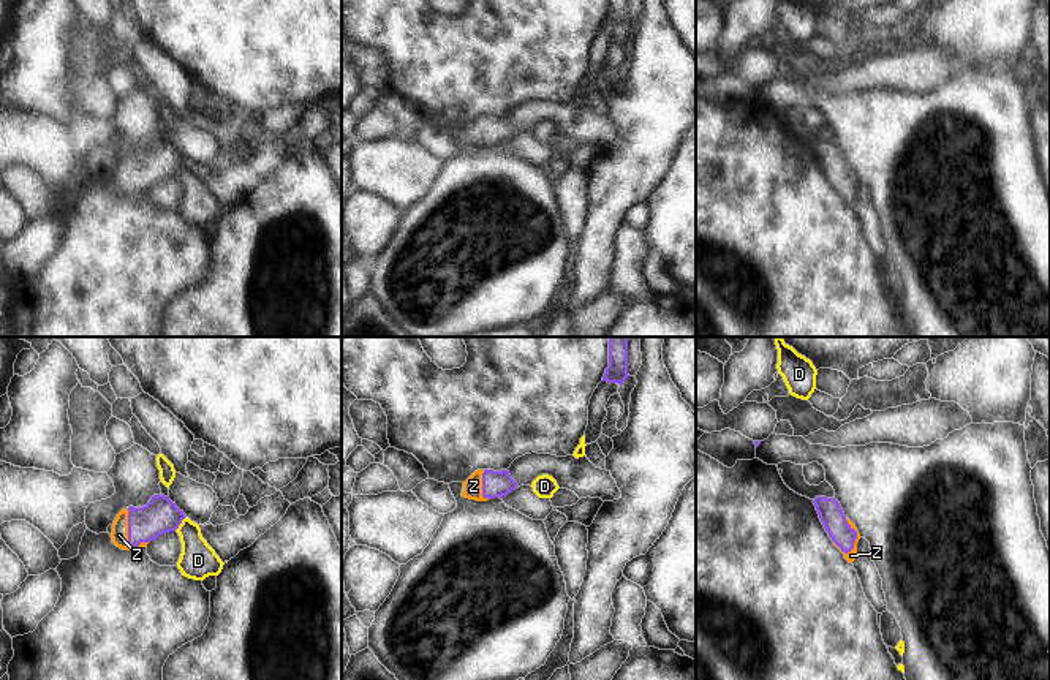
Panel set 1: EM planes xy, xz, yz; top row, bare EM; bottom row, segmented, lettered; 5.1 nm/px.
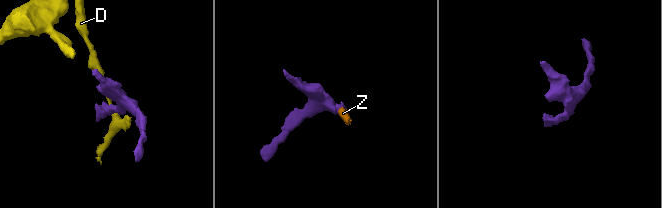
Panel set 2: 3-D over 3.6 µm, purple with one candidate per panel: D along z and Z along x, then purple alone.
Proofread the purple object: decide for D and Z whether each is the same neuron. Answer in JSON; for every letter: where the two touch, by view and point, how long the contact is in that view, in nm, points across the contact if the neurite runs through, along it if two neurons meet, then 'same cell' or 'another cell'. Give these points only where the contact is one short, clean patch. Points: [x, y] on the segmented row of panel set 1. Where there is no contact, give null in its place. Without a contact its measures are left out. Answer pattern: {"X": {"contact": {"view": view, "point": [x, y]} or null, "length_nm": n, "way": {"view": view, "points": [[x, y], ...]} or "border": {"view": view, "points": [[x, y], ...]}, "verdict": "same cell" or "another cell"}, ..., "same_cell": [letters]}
{"D": {"contact": {"view": "xy", "point": [181, 522]}, "length_nm": 100, "border": {"view": "xy", "points": [[185, 516], [174, 530]]}, "verdict": "another cell"}, "Z": {"contact": {"view": "yz", "point": [856, 536]}, "length_nm": 190, "way": {"view": "yz", "points": [[829, 510], [856, 536], [851, 555]]}, "verdict": "same cell"}, "same_cell": ["Z"]}

